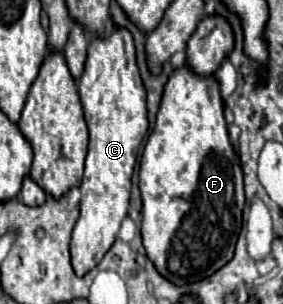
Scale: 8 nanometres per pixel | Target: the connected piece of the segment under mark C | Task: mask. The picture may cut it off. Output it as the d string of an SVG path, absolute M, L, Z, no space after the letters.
M114 27L108 37L90 39L84 73L78 79L78 91L90 129L90 145L80 185L80 217L72 231L70 253L74 271L84 275L100 263L104 253L116 241L120 223L128 213L130 179L138 149L148 133L146 89L136 65L134 39L126 27Z

